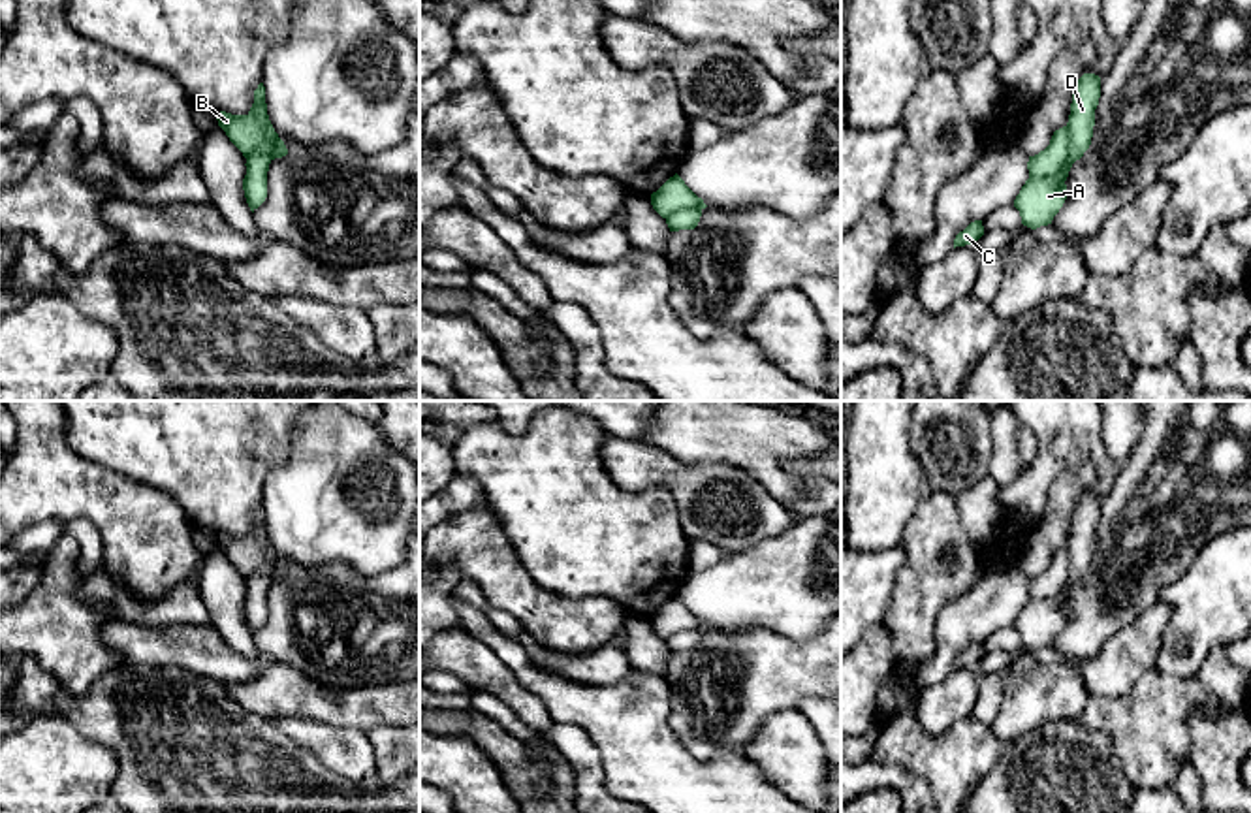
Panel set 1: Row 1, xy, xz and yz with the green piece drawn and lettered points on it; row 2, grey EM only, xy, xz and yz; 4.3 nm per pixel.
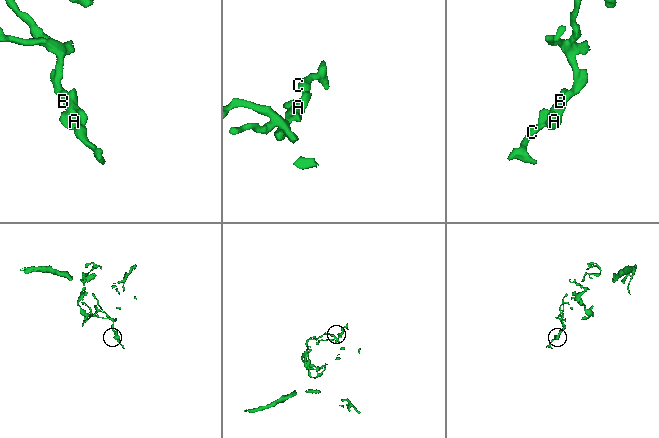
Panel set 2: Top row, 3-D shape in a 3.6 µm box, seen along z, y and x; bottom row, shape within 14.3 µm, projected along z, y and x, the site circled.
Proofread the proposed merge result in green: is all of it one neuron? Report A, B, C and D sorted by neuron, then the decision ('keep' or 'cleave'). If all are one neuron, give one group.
groups A C D / B; cleave

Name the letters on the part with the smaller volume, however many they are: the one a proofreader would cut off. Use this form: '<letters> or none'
A, C, D

